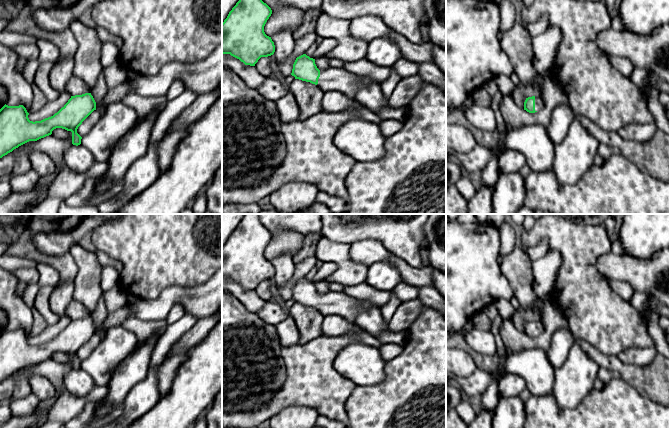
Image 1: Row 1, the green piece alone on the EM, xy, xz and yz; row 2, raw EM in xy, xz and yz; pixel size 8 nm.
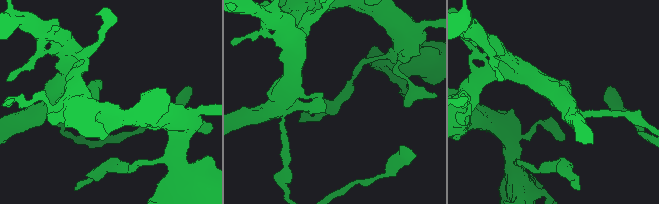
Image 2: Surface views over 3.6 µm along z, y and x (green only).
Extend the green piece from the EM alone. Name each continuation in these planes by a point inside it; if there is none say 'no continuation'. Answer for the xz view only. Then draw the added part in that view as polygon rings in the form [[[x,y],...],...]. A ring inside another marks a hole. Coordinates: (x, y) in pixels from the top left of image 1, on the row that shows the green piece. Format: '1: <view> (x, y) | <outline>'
1: xz (341, 80) | [[[329,67],[320,71],[317,86],[324,92],[337,91],[354,99],[357,89],[370,83],[375,83],[375,81],[369,76],[357,75],[345,68]]]

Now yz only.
1: yz (538, 100) | [[[535,96],[535,111],[540,111],[543,108],[543,99],[540,96]]]

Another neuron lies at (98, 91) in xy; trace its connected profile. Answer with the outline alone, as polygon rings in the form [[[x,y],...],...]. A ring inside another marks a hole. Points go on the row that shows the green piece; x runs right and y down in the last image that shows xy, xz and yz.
[[[103,73],[98,77],[95,85],[91,88],[91,95],[93,96],[96,102],[96,110],[104,114],[107,110],[107,107],[102,104],[102,100],[105,94],[108,92],[107,83]]]

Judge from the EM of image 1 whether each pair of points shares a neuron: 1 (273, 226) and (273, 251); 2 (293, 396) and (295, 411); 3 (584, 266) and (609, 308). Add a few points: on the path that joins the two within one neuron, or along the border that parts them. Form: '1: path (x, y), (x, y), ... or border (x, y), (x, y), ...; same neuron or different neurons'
1: border (296, 231), (278, 230), (272, 236); different neurons
2: border (316, 410), (305, 406), (288, 405), (273, 415); different neurons
3: path (584, 276), (584, 283), (599, 298); same neuron

